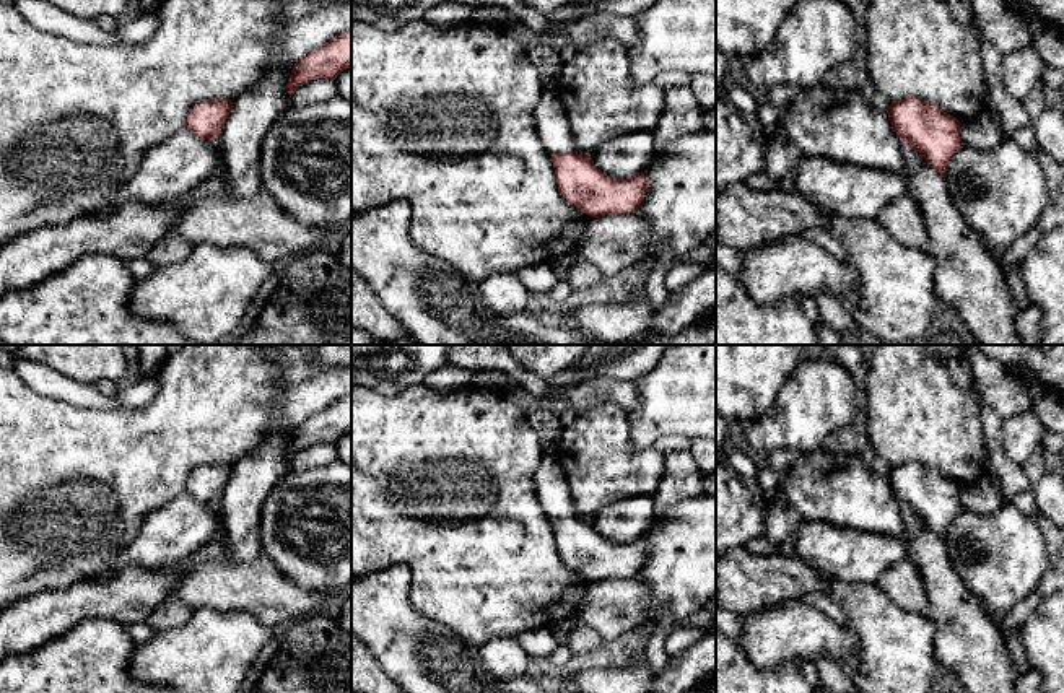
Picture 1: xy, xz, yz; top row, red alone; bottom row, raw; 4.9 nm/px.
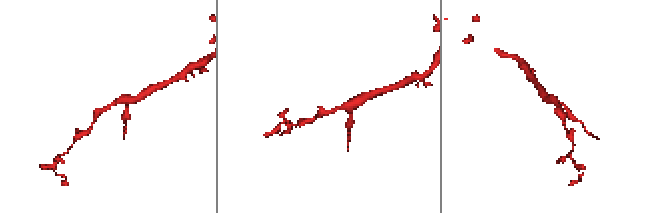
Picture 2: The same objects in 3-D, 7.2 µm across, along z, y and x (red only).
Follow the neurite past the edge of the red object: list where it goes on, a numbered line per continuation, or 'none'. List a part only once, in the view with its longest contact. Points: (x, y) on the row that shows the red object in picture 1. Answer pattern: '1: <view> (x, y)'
1: xz (552, 124)

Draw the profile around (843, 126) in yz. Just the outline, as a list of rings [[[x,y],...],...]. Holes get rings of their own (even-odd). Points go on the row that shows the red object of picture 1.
[[[859,88],[799,89],[783,129],[802,156],[875,168],[905,179],[909,172],[908,150],[893,132],[887,109],[872,104]]]

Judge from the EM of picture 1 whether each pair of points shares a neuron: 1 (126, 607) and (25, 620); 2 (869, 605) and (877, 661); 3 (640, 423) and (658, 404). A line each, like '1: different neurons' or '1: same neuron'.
1: same neuron
2: same neuron
3: same neuron

